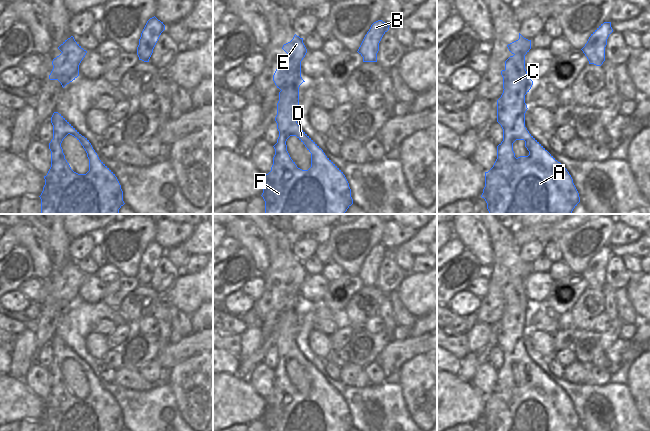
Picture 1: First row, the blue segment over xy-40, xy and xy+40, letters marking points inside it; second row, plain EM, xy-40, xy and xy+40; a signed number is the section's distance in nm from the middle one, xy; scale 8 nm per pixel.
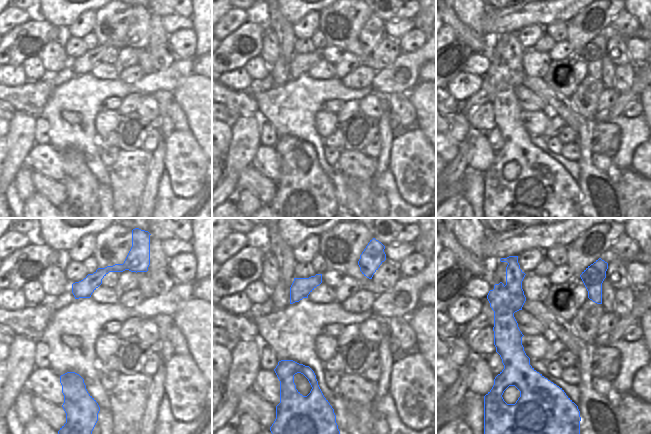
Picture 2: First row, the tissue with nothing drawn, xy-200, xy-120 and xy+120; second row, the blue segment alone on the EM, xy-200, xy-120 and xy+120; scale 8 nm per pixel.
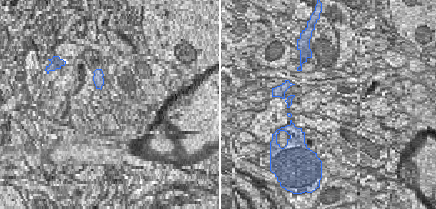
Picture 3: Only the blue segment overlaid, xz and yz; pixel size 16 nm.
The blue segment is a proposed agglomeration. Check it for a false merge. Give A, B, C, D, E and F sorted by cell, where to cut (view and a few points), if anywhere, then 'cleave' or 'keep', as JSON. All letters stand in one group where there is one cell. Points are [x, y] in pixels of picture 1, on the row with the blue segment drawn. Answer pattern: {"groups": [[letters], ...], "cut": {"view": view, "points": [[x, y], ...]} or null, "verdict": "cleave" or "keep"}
{"groups": [["A", "C", "D", "F"], ["B", "E"]], "cut": {"view": "xy", "points": [[302, 79], [299, 83], [294, 83], [281, 90]]}, "verdict": "cleave"}

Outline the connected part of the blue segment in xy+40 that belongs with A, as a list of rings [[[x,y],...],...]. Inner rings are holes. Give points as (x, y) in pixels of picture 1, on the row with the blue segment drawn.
[[[522,54],[510,56],[505,61],[505,88],[497,100],[497,122],[503,129],[503,141],[497,146],[497,159],[493,167],[485,172],[485,187],[481,195],[487,203],[489,214],[571,214],[580,202],[579,193],[565,166],[558,162],[525,127],[525,113],[528,109],[525,95],[532,85],[533,81],[525,69],[525,56]],[[516,140],[525,141],[528,156],[515,157],[513,143]]]

